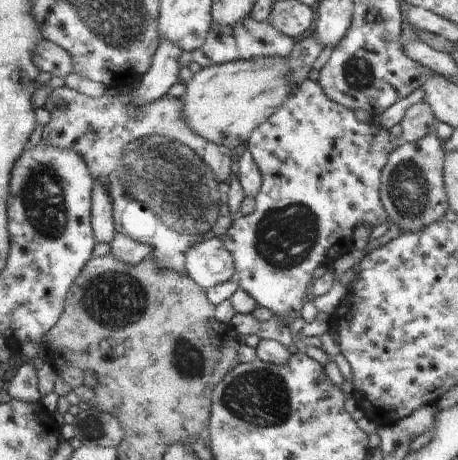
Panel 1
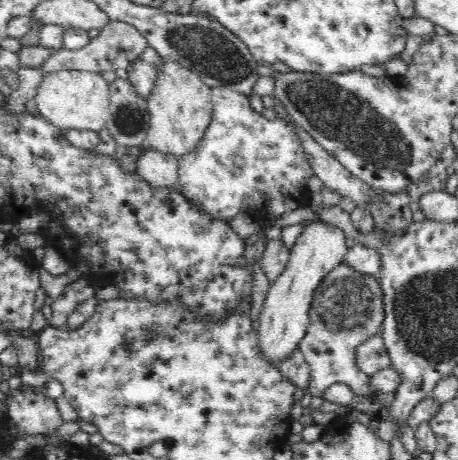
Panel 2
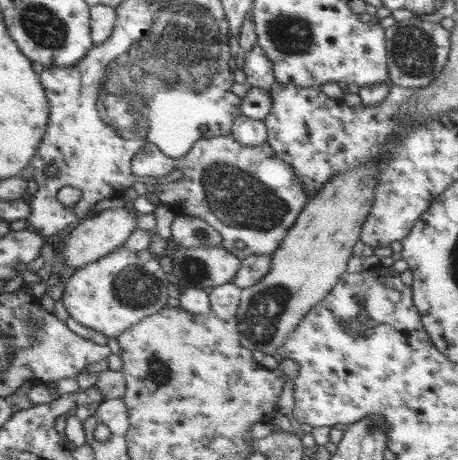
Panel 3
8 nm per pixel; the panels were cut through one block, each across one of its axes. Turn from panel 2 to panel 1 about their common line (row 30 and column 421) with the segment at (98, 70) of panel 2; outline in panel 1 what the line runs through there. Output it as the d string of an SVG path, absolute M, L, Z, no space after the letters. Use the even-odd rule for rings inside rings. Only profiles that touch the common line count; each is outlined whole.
M427 102L411 104L405 110L403 120L399 122L401 138L405 142L419 142L427 134L427 128L435 126L435 124L437 124L437 118L433 114L433 108L429 108Z

